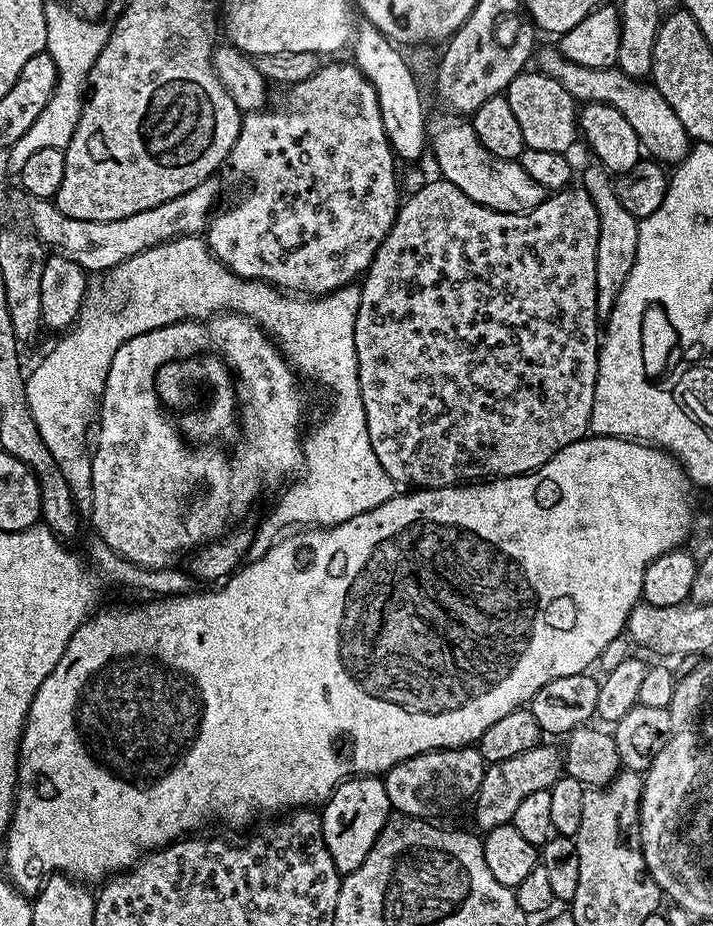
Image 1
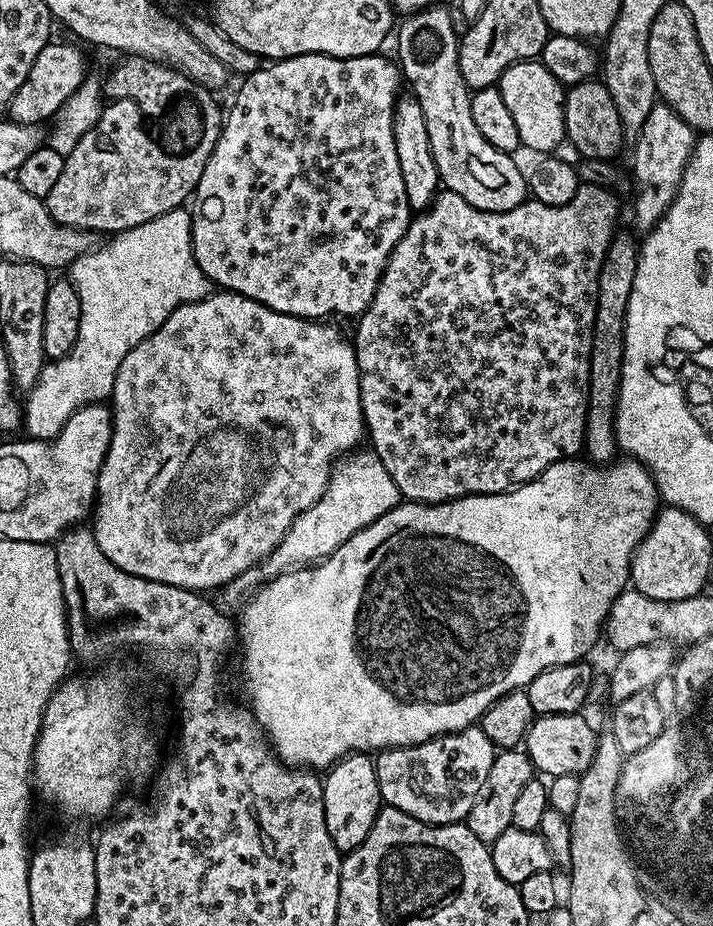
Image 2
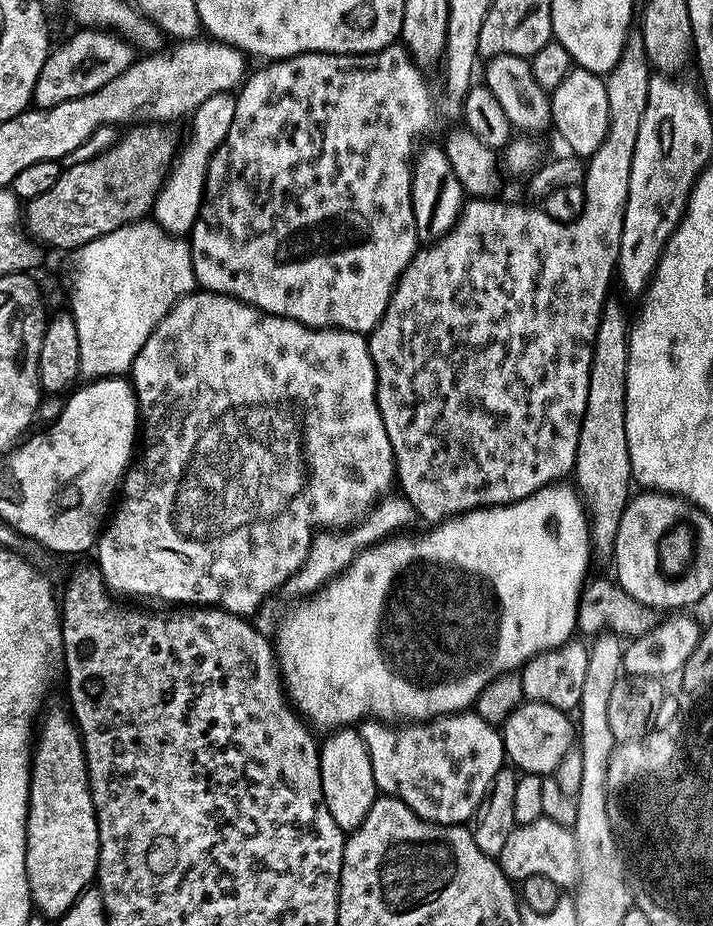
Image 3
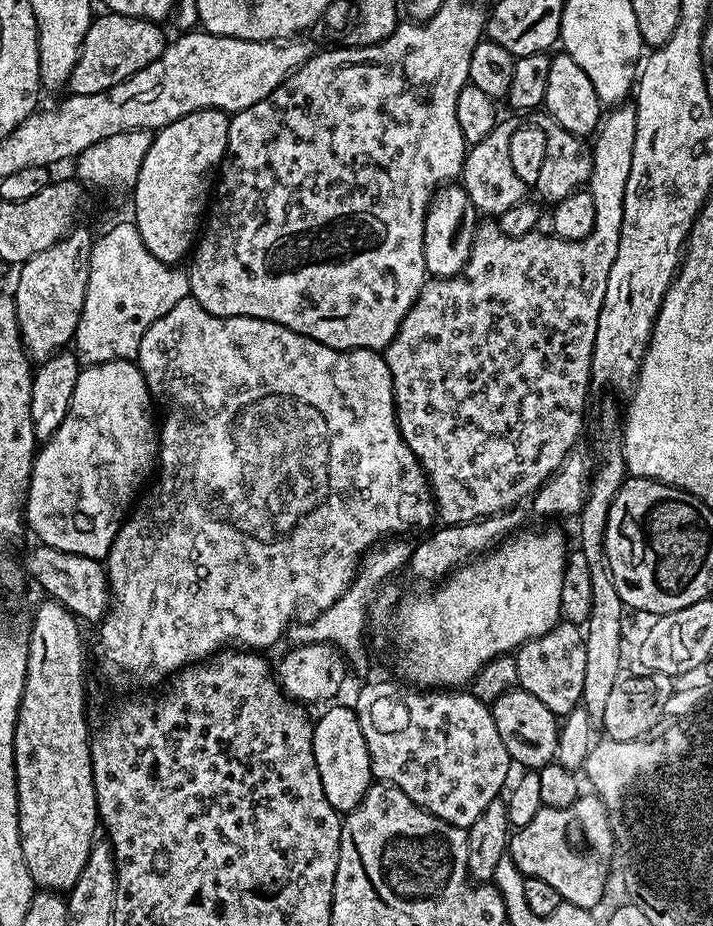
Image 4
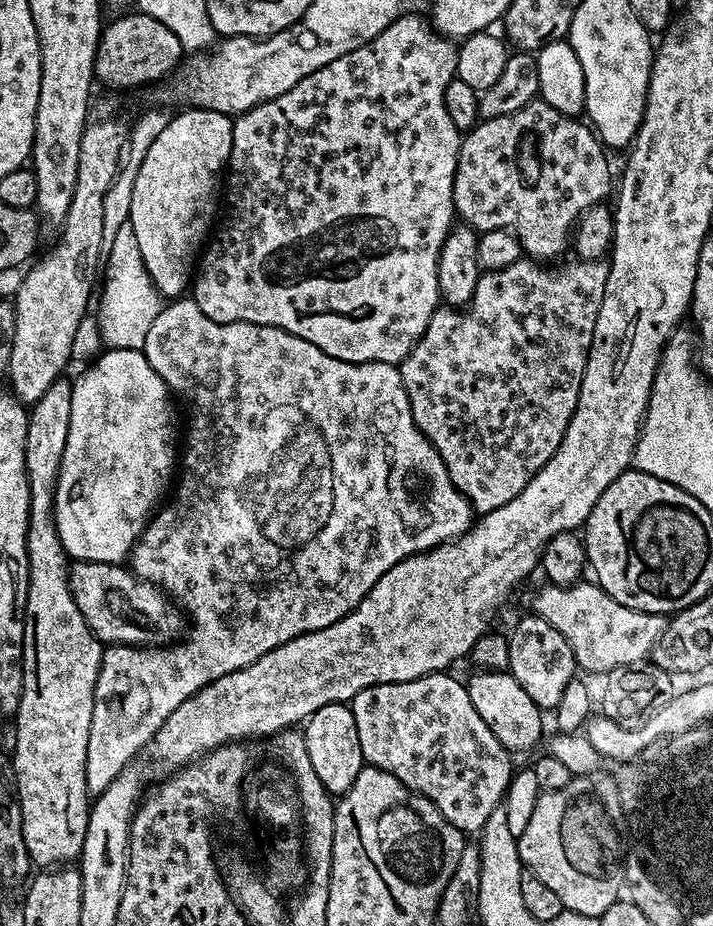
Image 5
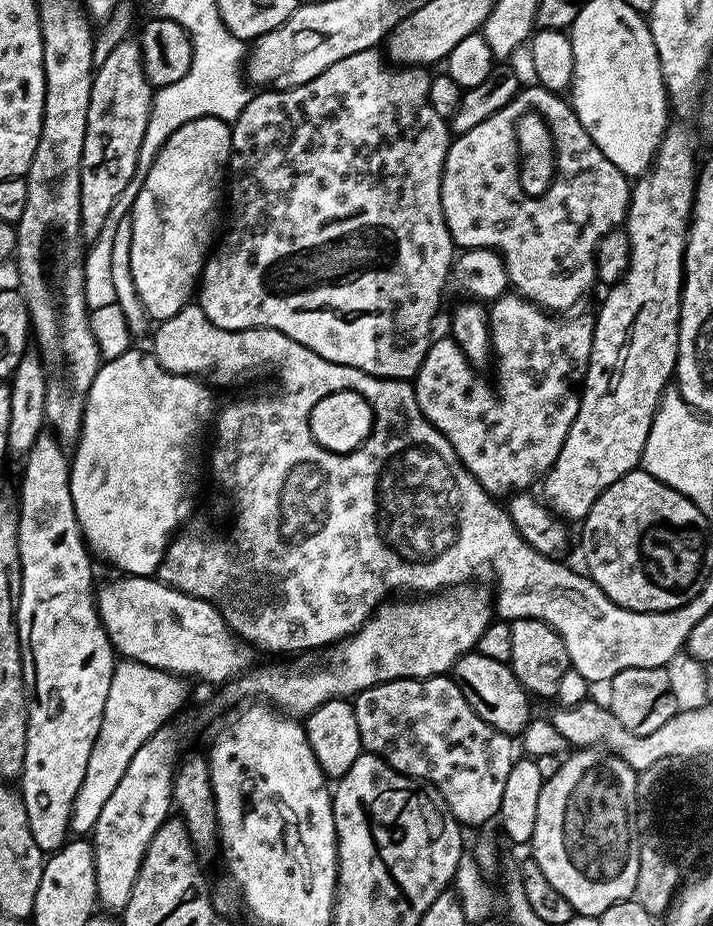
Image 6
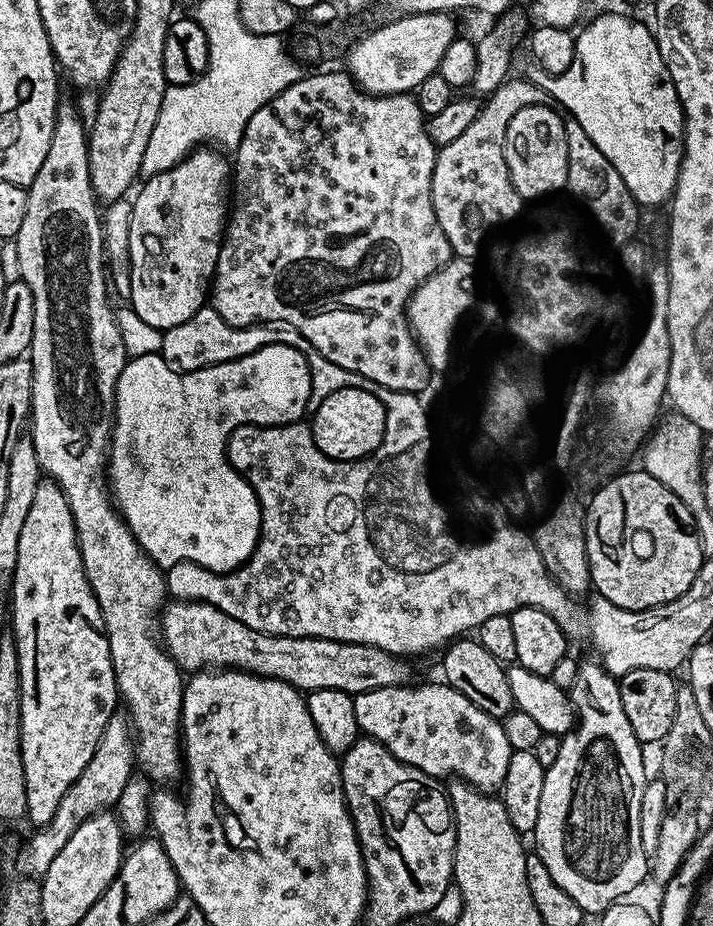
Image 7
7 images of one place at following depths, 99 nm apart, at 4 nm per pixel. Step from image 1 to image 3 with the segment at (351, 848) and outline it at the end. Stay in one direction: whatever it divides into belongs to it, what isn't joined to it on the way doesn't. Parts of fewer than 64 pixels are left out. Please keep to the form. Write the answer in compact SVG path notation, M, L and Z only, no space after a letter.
M344 726L333 731L319 745L320 773L322 774L322 794L326 798L326 810L345 830L355 830L370 814L370 806L374 806L378 789L371 770L370 754L367 744L359 731L352 726Z

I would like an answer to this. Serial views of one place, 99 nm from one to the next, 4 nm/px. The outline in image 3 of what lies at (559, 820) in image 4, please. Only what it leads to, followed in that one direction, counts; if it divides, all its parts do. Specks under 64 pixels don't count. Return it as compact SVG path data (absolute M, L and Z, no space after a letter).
M547 818L513 827L510 838L506 838L506 846L502 846L498 863L513 882L522 882L531 876L545 876L555 884L572 886L577 883L580 874L578 850L572 829L558 826L558 822Z

